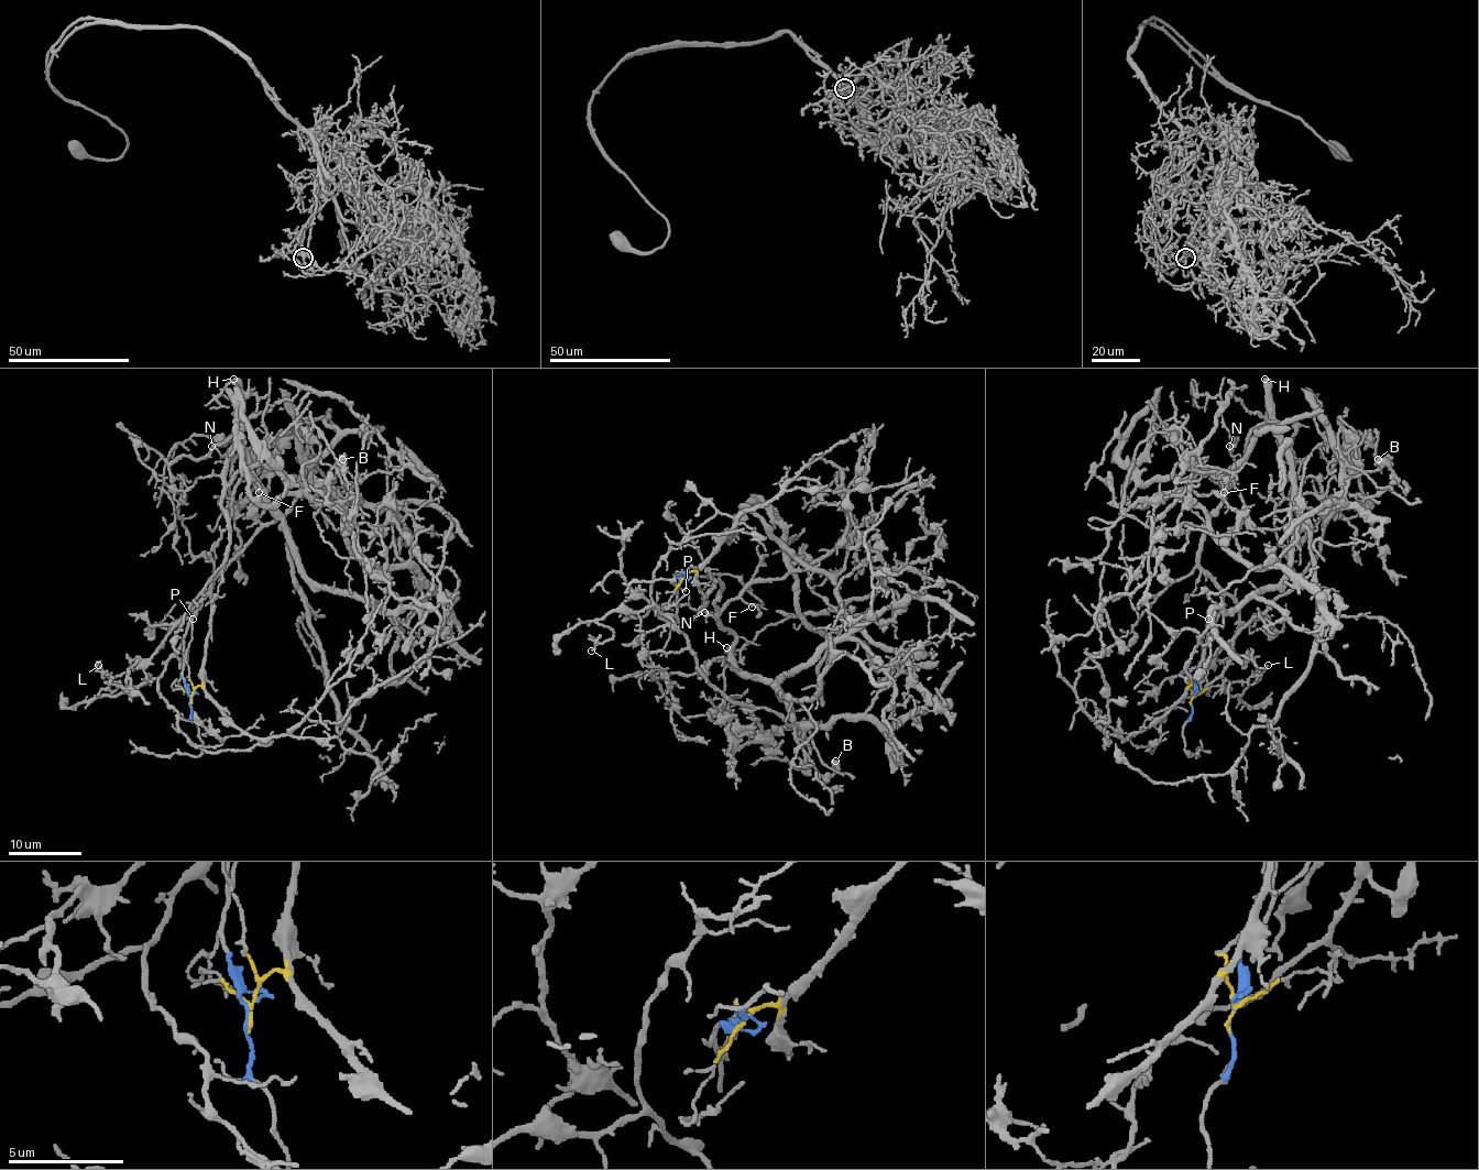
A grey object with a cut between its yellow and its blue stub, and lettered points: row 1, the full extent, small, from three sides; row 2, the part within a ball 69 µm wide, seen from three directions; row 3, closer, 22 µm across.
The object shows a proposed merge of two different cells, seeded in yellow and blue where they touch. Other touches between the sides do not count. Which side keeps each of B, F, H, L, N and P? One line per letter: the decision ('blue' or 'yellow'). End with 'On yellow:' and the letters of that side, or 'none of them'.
B: blue
F: yellow
H: yellow
L: blue
N: yellow
P: blue
On yellow: F, H, N

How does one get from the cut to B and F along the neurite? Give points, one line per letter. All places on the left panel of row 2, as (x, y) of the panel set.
B: (189, 699), (182, 674), (184, 646), (187, 622), (204, 593), (300, 491), (314, 496), (342, 458)
F: (192, 699), (203, 680), (211, 577), (229, 542), (223, 489), (245, 471), (259, 493)

